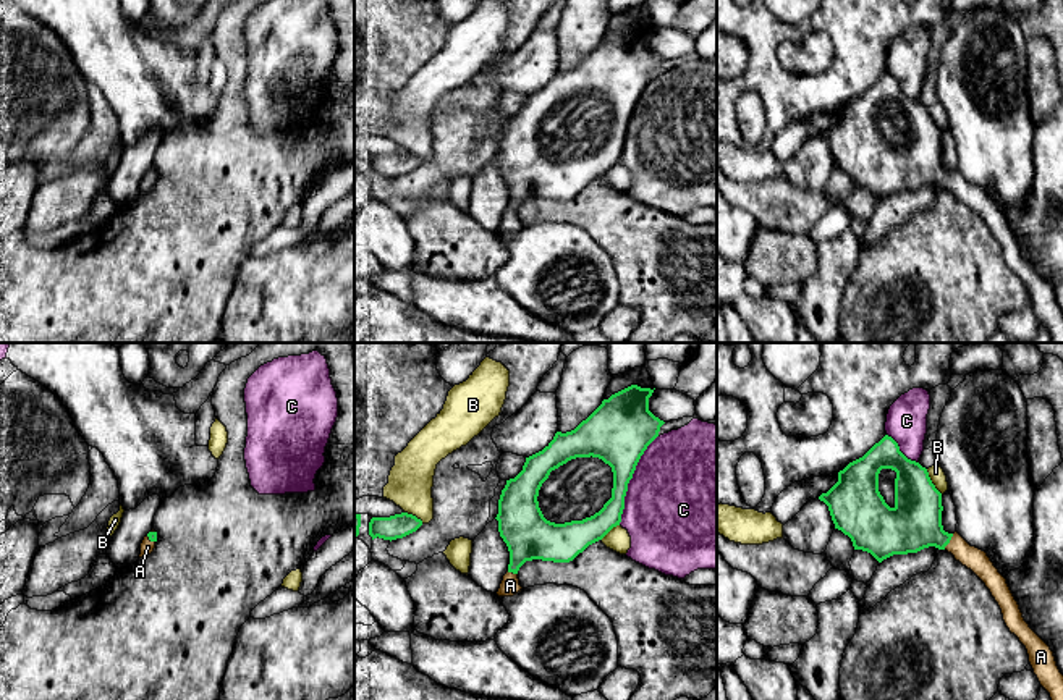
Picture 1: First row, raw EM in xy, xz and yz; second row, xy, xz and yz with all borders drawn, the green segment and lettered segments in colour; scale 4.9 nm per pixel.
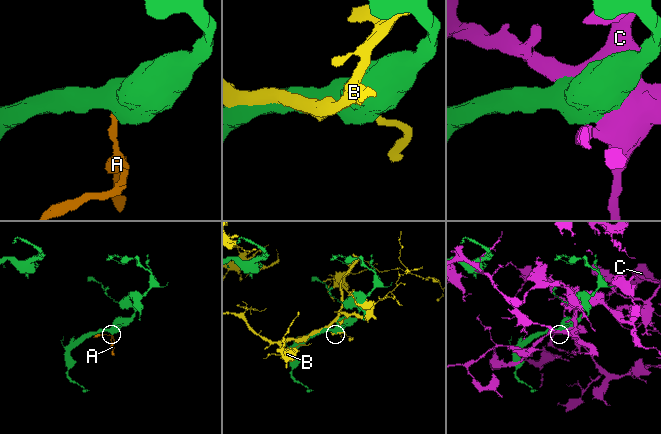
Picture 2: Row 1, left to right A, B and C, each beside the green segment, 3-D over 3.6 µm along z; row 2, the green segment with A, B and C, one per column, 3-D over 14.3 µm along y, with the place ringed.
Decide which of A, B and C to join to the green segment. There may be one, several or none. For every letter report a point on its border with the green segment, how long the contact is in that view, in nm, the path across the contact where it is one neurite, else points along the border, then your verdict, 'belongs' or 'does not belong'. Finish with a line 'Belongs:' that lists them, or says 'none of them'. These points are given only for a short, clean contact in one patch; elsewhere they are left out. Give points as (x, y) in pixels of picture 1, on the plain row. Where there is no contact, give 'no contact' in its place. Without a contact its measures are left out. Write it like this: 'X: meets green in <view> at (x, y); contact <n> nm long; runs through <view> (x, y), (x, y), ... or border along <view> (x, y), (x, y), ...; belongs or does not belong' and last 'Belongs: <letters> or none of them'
A: meets green in yz at (948, 180); contact 90 nm long; runs through yz (914, 160), (948, 180), (976, 198); belongs
B: meets green in yz at (931, 120); contact 150 nm long; does not belong
C: meets green in xz at (630, 117); contact 480 nm long; does not belong
Belongs: A

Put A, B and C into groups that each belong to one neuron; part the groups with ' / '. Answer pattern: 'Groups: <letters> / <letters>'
Groups: A / B / C

